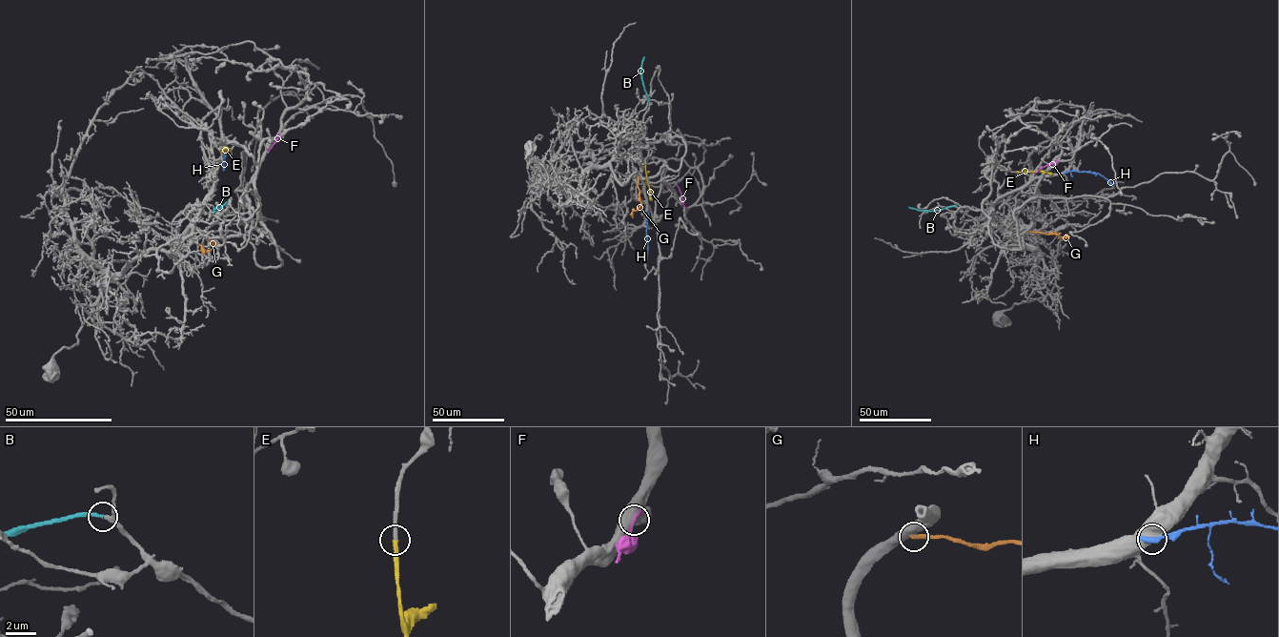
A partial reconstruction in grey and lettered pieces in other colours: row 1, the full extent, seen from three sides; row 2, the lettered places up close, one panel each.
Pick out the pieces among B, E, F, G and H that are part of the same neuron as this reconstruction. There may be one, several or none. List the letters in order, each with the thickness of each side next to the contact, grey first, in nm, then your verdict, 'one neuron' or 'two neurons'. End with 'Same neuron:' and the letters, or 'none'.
B: calibres 240 and 220 nm; one neuron
E: calibres 300 and 320 nm; one neuron
F: calibres 800 and 190 nm; two neurons
G: calibres 550 and 280 nm; two neurons
H: calibres 550 and 440 nm; two neurons
Same neuron: B, E

